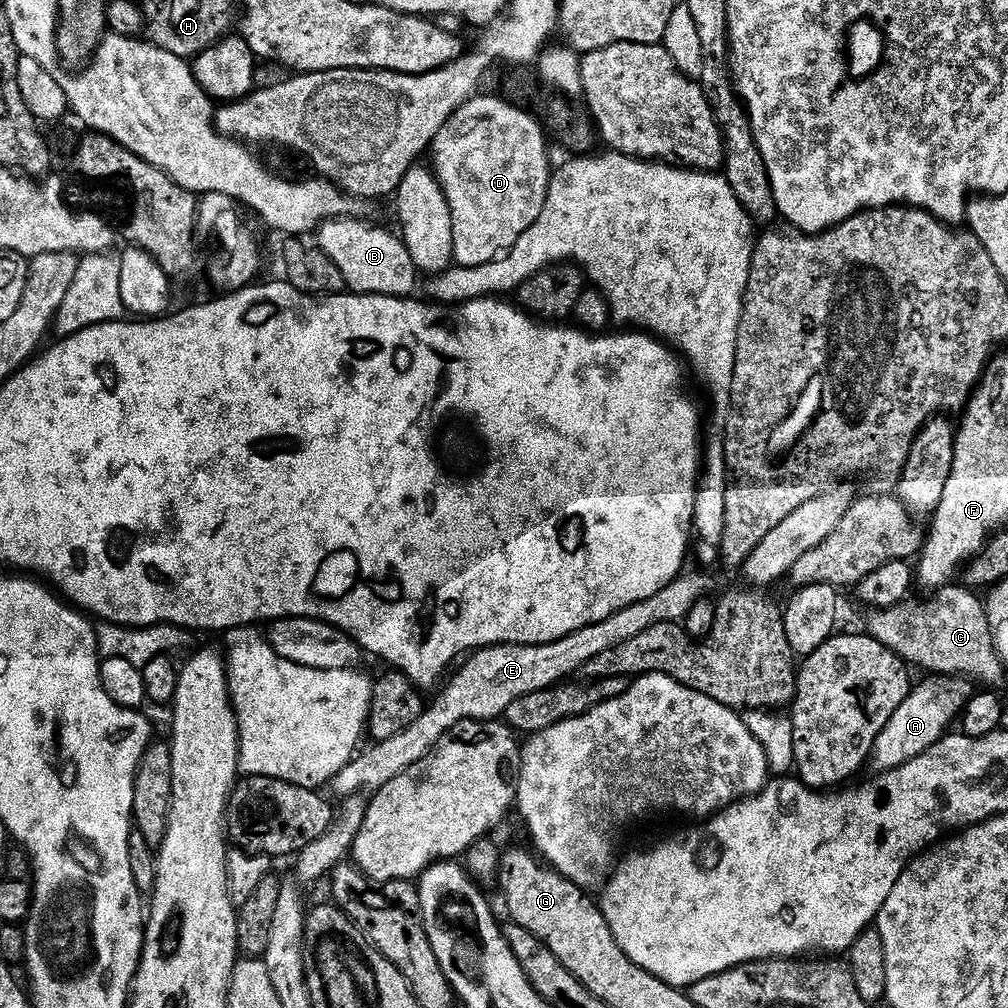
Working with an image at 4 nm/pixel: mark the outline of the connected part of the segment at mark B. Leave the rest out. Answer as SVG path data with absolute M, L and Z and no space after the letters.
M361 218L326 220L315 233L315 243L342 270L347 291L362 296L399 296L408 298L417 291L418 273L410 250L395 231L387 232L376 224L367 224Z

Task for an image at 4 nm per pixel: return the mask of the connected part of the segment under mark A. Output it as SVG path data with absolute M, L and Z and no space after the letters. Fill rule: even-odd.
M932 674L924 679L928 680L922 681L917 688L915 685L909 691L902 706L894 710L890 722L882 726L882 734L878 734L870 757L871 767L876 767L877 773L894 770L910 762L910 758L918 758L918 754L930 750L930 746L938 743L951 729L948 728L951 724L953 727L954 721L963 712L969 696L974 692L974 688L971 688L973 685L959 676Z

